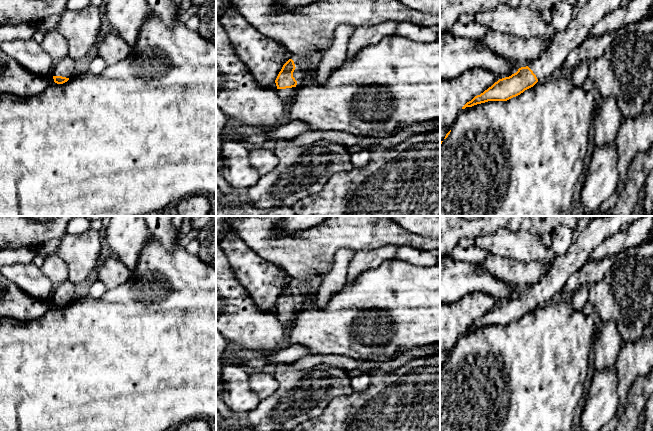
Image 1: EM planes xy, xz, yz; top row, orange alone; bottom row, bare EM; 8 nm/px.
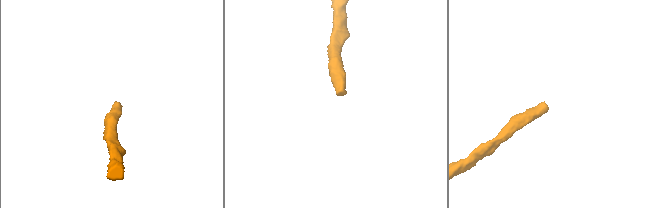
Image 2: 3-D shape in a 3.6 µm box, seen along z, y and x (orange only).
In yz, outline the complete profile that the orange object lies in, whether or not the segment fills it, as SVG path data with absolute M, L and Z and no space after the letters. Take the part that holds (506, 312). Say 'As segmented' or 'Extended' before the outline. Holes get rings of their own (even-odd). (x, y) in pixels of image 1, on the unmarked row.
Extended. M600 216L590 221L586 229L573 241L567 252L556 256L549 273L526 291L509 301L499 303L480 319L467 326L462 333L488 325L507 325L533 311L537 306L557 298L568 281L588 260L595 247L620 231L624 223L632 224L643 216Z

